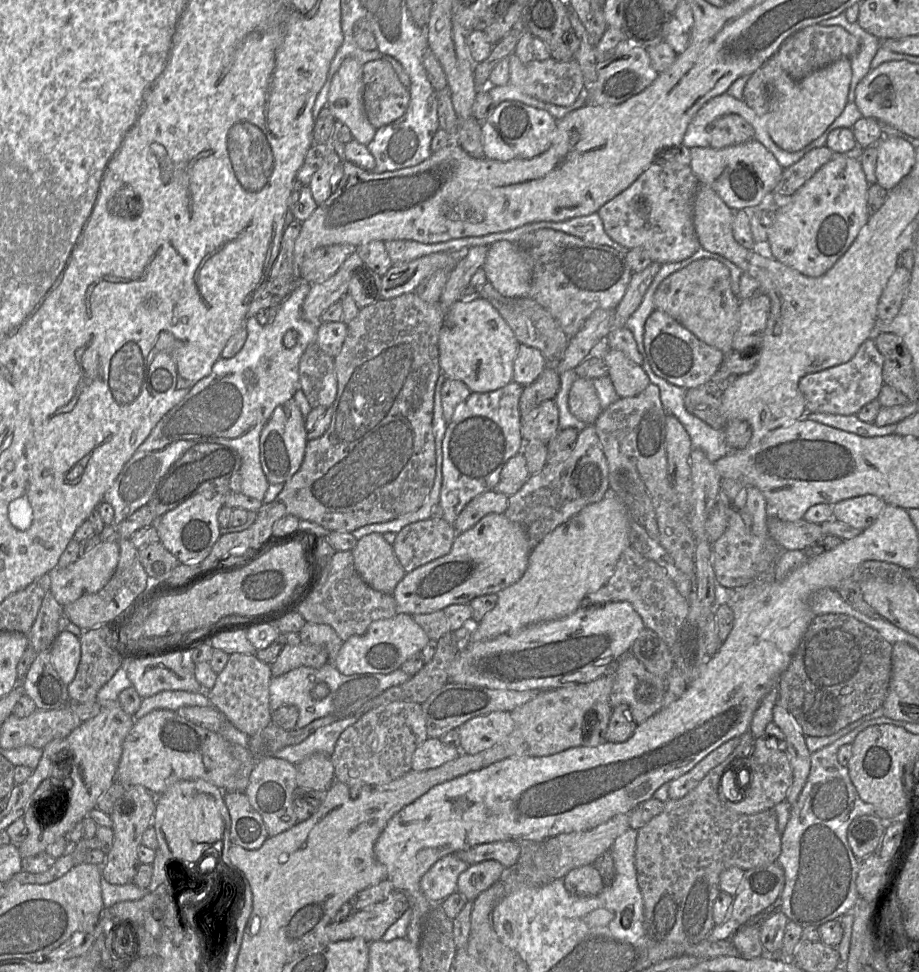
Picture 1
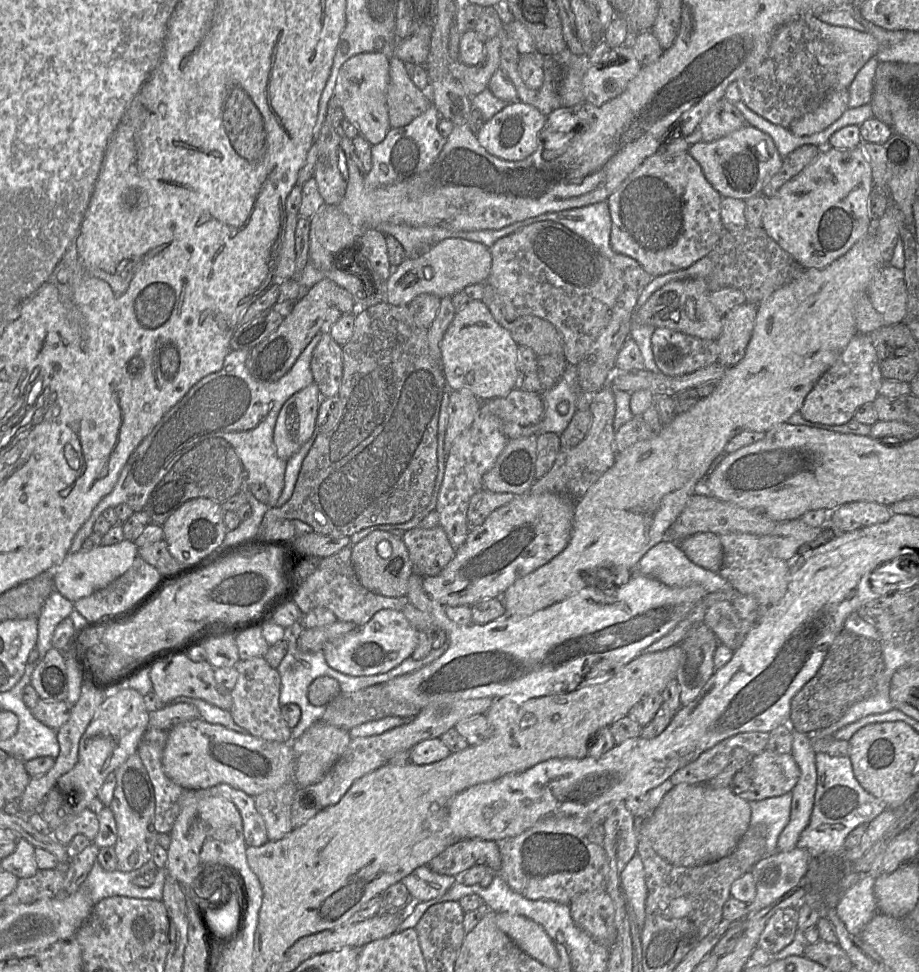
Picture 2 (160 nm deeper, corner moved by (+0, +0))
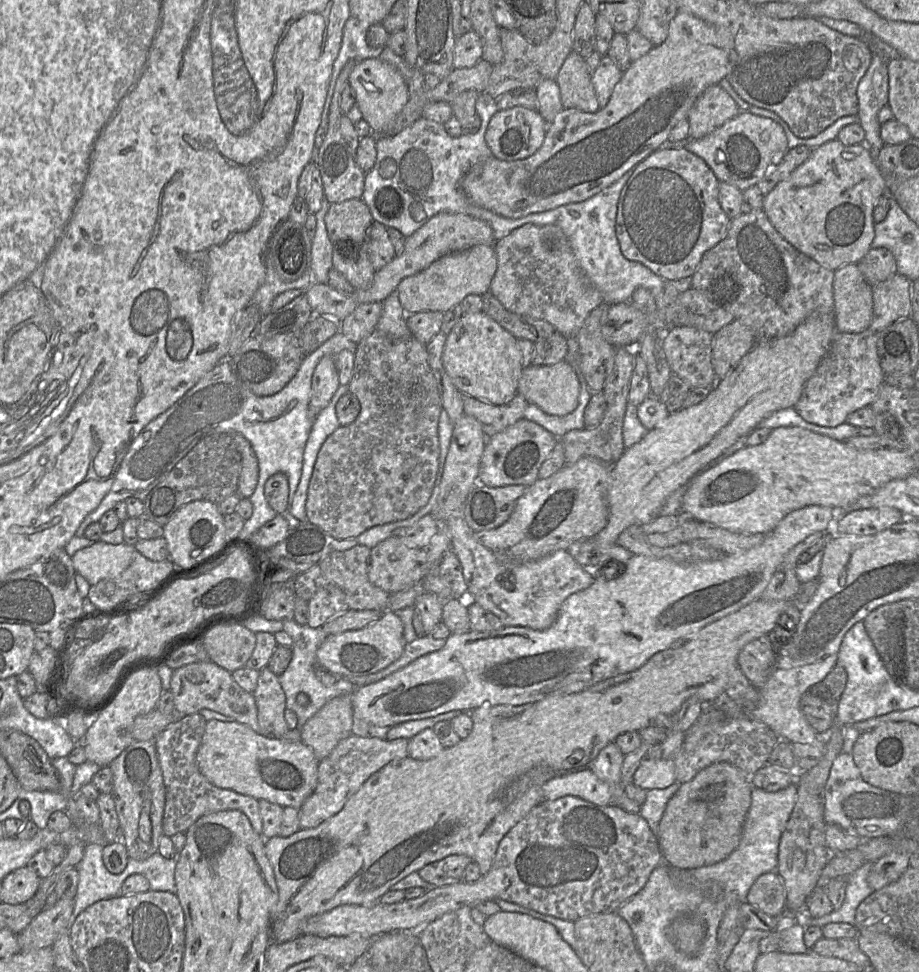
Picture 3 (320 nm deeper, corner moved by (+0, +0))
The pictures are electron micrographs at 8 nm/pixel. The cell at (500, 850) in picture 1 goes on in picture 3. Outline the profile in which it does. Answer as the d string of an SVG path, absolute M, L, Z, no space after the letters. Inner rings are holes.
M450 855L427 864L418 871L419 876L434 887L455 884L462 881L465 868L473 860L465 855Z

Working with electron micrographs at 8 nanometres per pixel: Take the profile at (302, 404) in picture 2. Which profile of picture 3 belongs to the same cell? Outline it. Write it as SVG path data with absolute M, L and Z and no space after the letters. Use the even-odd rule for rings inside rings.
M335 355L324 356L312 376L309 408L313 417L316 417L329 404L339 386Z

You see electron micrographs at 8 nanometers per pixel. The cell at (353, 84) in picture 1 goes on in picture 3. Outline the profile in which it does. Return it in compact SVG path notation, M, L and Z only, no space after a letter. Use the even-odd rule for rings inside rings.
M379 57L367 58L355 64L348 84L354 91L355 104L362 114L362 119L369 124L371 134L386 135L409 100L407 84L400 71Z

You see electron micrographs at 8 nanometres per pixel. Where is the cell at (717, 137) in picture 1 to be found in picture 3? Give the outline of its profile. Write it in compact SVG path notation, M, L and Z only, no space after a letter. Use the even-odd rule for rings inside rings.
M719 84L709 86L688 113L689 138L704 137L740 111L737 103Z

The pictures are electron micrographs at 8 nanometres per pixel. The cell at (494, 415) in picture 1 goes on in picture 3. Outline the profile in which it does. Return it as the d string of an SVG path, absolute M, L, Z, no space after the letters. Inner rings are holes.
M464 507L453 511L441 525L449 533L451 549L462 565L468 599L495 614L504 626L524 626L535 630L549 628L556 620L563 602L571 594L591 586L597 577L590 570L584 569L567 550L557 550L535 561L512 561L501 557L476 540L474 531L465 520Z

